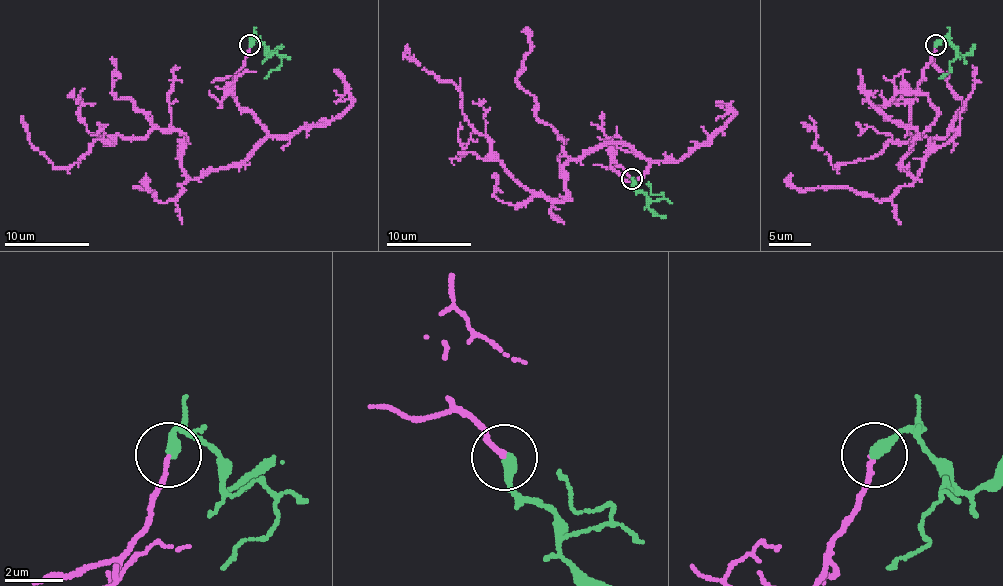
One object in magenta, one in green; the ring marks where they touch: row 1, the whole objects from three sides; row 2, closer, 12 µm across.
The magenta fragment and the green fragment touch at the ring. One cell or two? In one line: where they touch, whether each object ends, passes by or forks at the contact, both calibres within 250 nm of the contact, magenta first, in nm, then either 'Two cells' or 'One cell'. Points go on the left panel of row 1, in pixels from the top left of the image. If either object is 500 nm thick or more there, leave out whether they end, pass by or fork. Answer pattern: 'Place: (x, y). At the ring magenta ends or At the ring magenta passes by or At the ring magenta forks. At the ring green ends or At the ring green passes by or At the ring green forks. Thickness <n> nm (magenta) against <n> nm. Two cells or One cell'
Place: (250, 45). At the ring magenta ends. At the ring green ends. Thickness 140 nm (magenta) against 400 nm. One cell

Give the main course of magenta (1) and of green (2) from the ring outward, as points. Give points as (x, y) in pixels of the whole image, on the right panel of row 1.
1: (936, 44), (917, 86), (939, 116), (900, 160), (915, 179), (958, 131), (892, 139), (835, 167), (810, 116)
2: (936, 44), (947, 38), (958, 57), (958, 53), (949, 63), (951, 69), (939, 78)

